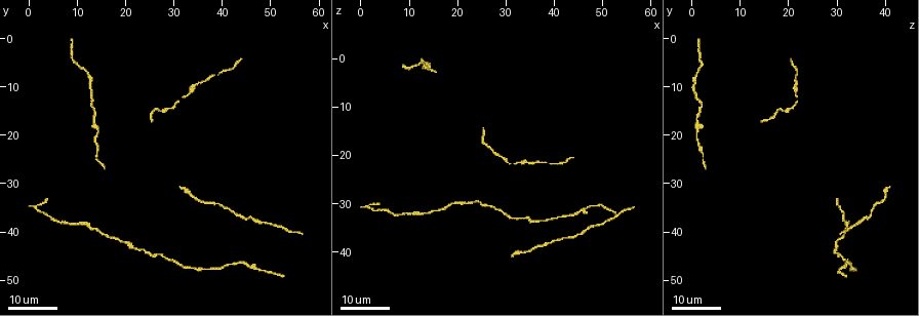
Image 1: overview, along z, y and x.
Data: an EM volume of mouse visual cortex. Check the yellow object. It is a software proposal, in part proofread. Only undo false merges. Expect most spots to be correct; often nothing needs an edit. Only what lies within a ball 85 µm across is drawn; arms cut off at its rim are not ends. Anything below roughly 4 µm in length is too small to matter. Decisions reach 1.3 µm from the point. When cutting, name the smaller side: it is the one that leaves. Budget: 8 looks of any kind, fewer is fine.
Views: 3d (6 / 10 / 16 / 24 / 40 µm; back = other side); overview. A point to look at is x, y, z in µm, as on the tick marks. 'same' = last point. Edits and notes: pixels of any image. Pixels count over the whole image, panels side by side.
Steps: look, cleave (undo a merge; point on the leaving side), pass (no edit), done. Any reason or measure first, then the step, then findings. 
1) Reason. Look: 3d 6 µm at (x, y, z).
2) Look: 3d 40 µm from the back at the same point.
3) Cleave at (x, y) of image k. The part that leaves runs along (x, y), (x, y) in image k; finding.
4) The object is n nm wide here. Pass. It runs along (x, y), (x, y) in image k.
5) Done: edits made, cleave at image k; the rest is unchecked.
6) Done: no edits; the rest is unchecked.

Sudden change in width. Look: 3d 16 µm at (27.5, 15.5, 19.5).

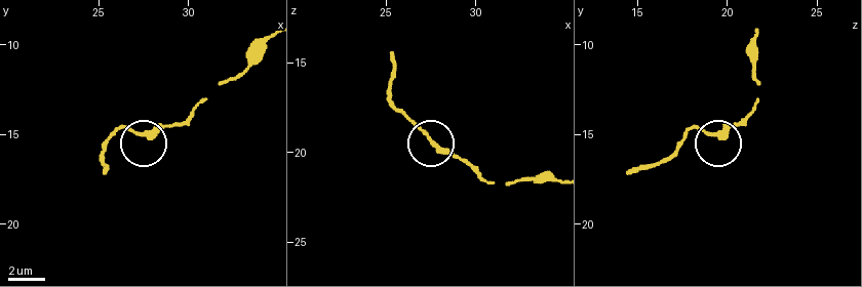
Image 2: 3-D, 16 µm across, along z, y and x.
Closer look. Look: 3d 6 µm at (27.5, 14.9, 19.3).

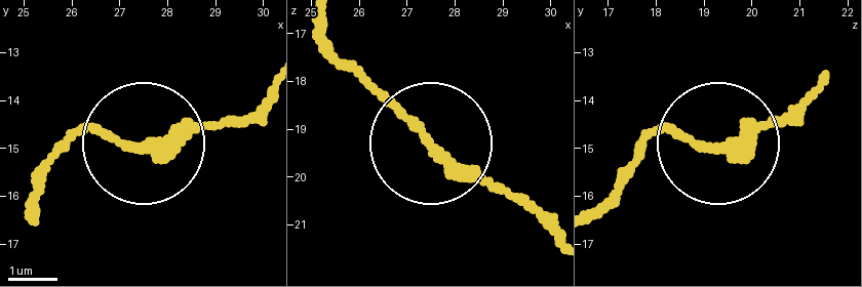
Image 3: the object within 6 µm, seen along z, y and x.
Pass. One neuron here.

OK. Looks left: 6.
Sudden change in width. Look: 3d 16 µm at (32.5, 12.0, 21.5).

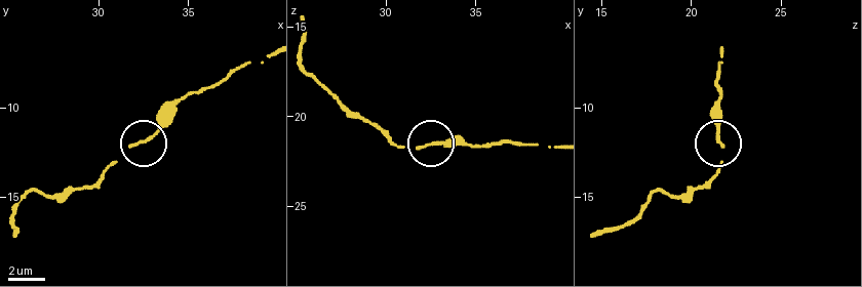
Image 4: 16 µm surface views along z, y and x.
Look: 3d 6 µm at (33.0, 11.4, 21.6).

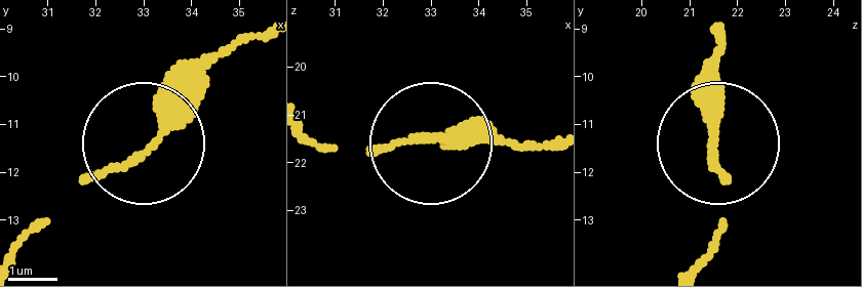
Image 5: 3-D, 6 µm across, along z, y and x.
Pass. Continuous, no second neuron.

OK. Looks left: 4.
Sudden change in width. Look: 3d 24 µm at (10.5, 38.0, 32.0).

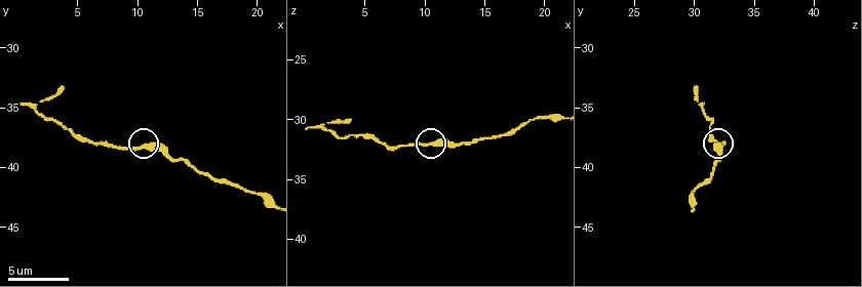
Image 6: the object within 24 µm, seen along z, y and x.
Look: 3d 6 µm at (10.2, 38.4, 32.0).

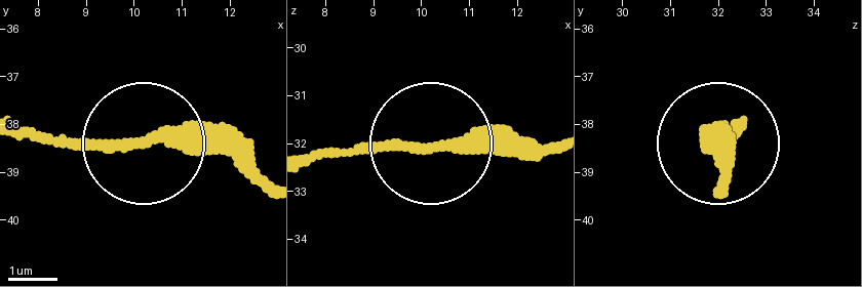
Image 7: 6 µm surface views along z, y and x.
Pass. It runs along (555, 144), (310, 155) in image 7; continuous, no second neuron.

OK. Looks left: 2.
Look: 3d 24 µm at (24.5, 44.5, 29.5).

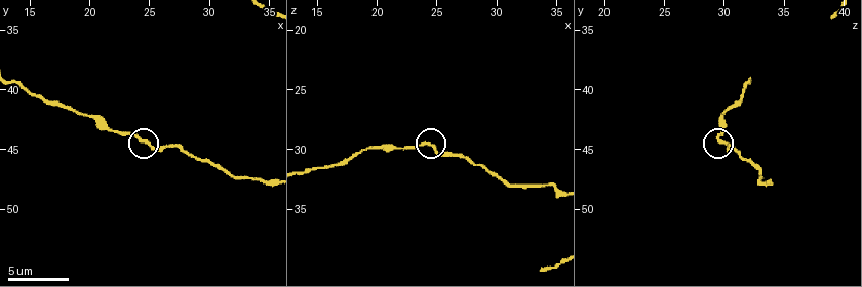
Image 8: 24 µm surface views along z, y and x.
Look: 3d 10 µm at (25.0, 44.6, 29.8).

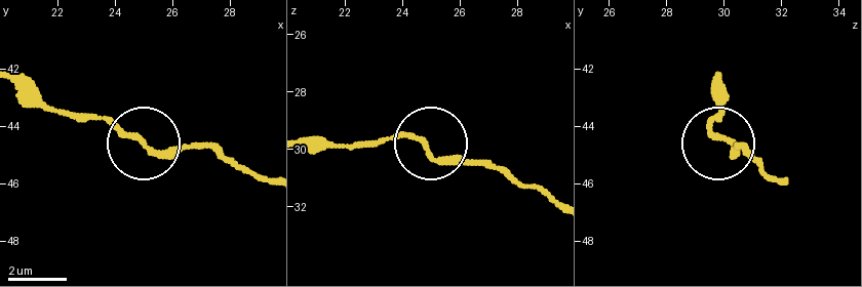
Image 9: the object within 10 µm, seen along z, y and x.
Pass. It runs along (139, 137), (102, 118), (75, 116) in image 9; continuous, no second neuron.

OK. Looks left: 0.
Done: no edits; the rest is unchecked.

